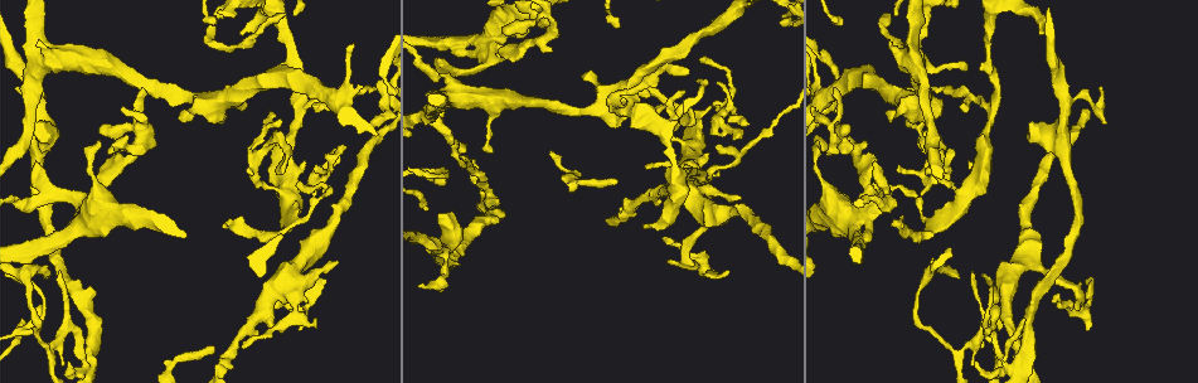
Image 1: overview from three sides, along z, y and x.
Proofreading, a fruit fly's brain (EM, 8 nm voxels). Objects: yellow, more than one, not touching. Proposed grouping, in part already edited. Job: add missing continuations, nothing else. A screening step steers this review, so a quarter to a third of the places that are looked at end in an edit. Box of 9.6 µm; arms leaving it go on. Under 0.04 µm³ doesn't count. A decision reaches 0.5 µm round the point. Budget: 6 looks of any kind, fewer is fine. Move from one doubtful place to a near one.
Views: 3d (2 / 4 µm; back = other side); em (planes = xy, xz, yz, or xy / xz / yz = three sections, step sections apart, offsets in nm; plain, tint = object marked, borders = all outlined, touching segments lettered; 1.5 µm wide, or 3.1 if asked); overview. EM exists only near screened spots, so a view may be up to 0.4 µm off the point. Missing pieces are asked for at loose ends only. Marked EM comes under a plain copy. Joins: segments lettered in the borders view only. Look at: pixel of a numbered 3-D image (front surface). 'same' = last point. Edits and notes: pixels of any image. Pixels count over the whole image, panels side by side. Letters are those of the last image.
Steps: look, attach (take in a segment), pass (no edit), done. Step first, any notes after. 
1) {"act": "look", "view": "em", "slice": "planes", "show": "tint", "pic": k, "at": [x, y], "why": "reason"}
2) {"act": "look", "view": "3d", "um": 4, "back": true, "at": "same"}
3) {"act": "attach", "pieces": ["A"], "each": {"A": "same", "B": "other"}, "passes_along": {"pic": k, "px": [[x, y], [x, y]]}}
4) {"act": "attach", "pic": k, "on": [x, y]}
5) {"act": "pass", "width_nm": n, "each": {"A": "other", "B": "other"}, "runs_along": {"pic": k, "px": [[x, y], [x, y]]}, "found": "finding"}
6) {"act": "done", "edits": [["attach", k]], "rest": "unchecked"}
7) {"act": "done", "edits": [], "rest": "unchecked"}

{"act": "look", "view": "em", "slice": "planes", "show": "borders", "pic": 1, "at": [242, 346], "why": "branch stops here"}

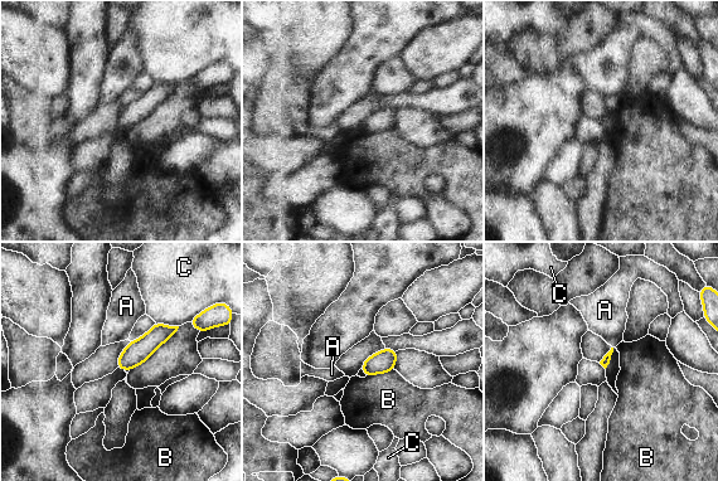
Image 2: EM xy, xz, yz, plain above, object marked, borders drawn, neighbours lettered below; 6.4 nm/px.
{"act": "pass", "each": {"A": "other", "B": "other", "C": "other"}, "found": "no lettered segment goes on from it"}

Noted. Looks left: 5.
{"act": "look", "view": "3d", "um": 2, "pic": 1, "at": [270, 110], "why": "branch stops here"}

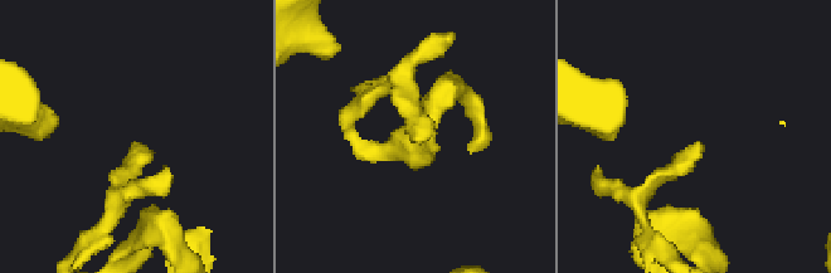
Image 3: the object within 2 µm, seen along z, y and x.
{"act": "look", "view": "em", "slice": "xy", "step": 4, "show": "tint", "pic": 3, "at": [704, 146], "why": "need the tissue"}

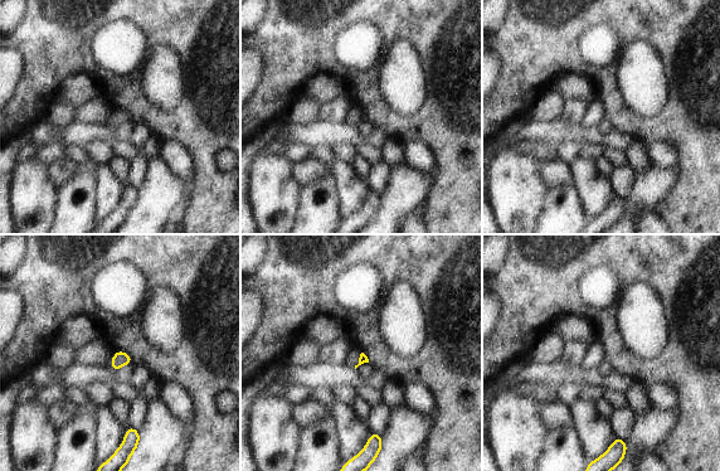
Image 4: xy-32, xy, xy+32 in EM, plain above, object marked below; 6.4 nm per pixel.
{"act": "look", "view": "em", "slice": "planes", "show": "borders", "at": "same"}

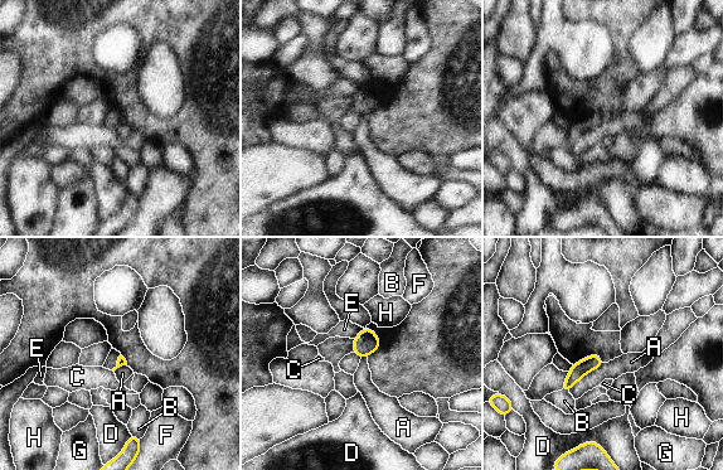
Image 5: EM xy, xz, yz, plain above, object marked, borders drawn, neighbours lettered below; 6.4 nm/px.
{"act": "pass", "each": {"A": "other", "B": "other", "C": "other", "D": "other", "E": "other", "F": "other", "G": "other", "H": "other"}, "runs_along": {"pic": 5, "px": [[598, 361], [587, 364], [566, 387]]}, "found": "none of them fits"}

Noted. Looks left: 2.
{"act": "look", "view": "em", "slice": "planes", "show": "borders", "pic": 1, "at": [749, 123], "why": "free end"}

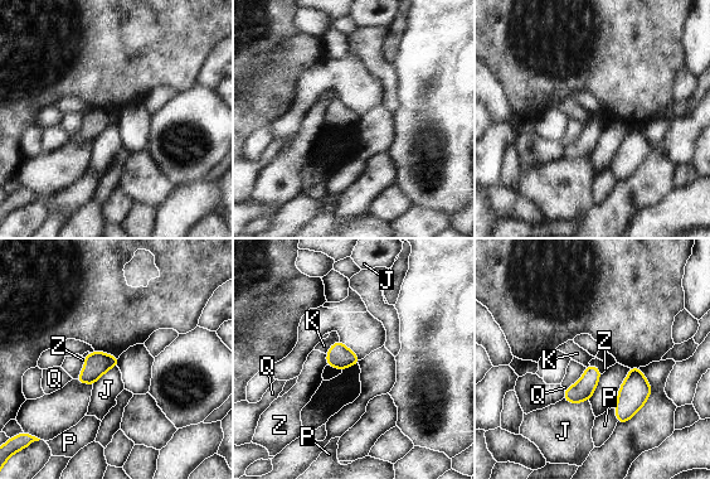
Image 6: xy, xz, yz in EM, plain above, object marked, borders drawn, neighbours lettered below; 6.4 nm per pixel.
{"act": "pass", "width_nm": 160, "each": {"J": "other", "K": "other", "P": "other", "Q": "other", "Z": "other"}, "border": {"pic": 6, "px": [[563, 398], [573, 403], [588, 401]]}, "found": "no lettered segment goes on from it"}

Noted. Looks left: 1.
{"act": "done", "edits": [], "rest": "unchecked"}

